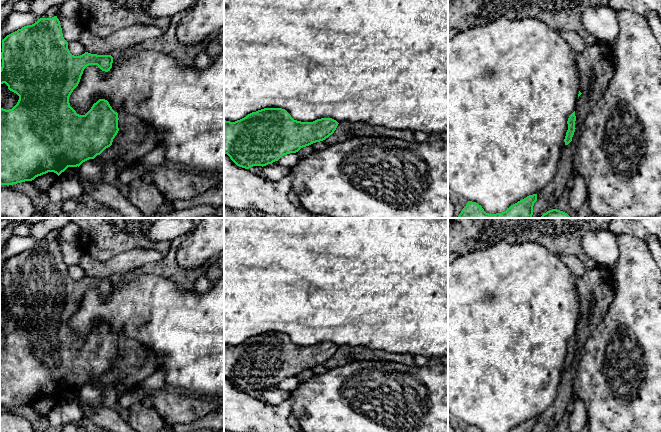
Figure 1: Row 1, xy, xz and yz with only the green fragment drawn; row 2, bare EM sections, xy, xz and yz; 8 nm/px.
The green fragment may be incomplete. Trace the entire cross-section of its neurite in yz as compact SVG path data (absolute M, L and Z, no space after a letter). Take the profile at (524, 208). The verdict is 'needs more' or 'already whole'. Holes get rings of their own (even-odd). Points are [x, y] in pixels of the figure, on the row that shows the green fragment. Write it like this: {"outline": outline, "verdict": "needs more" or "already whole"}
{"outline": "M537 194L529 195L511 205L506 211L496 214L486 213L481 205L468 201L457 218L532 218L536 201Z", "verdict": "already whole"}

